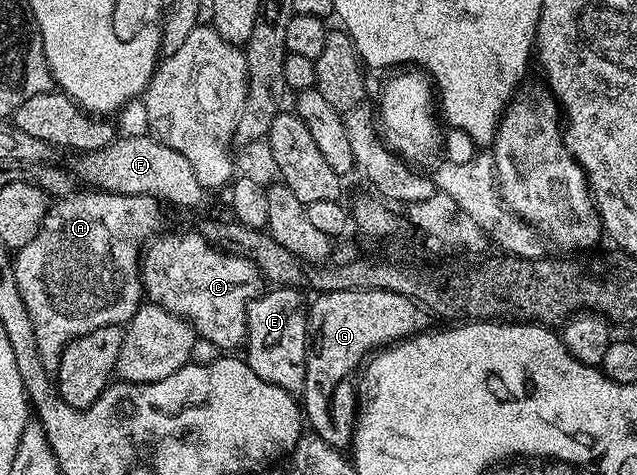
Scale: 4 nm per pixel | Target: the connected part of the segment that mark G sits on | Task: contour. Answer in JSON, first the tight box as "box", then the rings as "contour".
{"box":[300,291,431,449],"contour":[[[323,291],[315,299],[306,312],[308,342],[300,403],[309,430],[328,445],[346,449],[356,430],[356,395],[350,392],[350,378],[375,351],[427,330],[431,316],[416,300],[387,291]]]}

